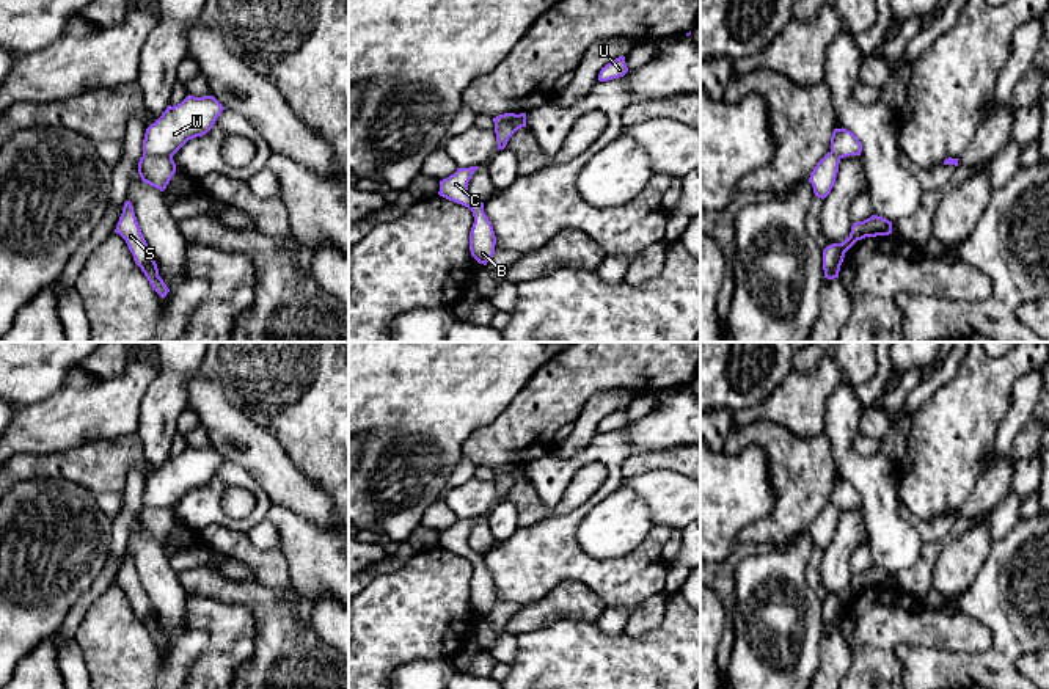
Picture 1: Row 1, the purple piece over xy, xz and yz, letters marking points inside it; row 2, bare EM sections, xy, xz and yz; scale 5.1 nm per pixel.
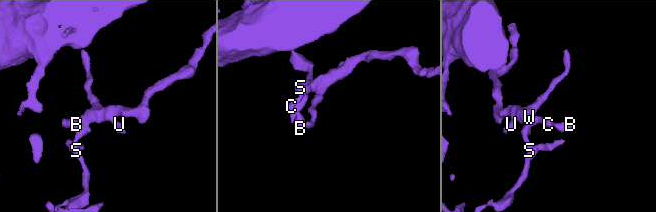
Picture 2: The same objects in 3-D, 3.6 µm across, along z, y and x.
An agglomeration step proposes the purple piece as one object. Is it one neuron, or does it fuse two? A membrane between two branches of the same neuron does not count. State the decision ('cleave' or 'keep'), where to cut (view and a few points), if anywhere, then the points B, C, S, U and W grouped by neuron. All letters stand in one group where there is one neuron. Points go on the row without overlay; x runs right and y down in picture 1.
cleave; cut xy (143, 504), (171, 509); groups B C U W / S

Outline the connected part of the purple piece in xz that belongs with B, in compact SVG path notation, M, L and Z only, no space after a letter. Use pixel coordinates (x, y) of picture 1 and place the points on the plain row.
M479 518L457 519L454 526L440 532L438 546L473 563L474 574L470 584L470 603L479 615L487 617L495 606L496 589L492 573L484 563L484 554L474 552L468 546L468 534L477 519Z

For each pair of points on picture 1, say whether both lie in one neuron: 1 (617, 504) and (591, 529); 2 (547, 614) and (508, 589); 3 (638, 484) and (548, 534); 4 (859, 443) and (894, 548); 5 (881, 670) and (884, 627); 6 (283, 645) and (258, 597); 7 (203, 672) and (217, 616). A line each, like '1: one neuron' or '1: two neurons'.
1: one neuron
2: two neurons
3: two neurons
4: two neurons
5: one neuron
6: one neuron
7: one neuron

